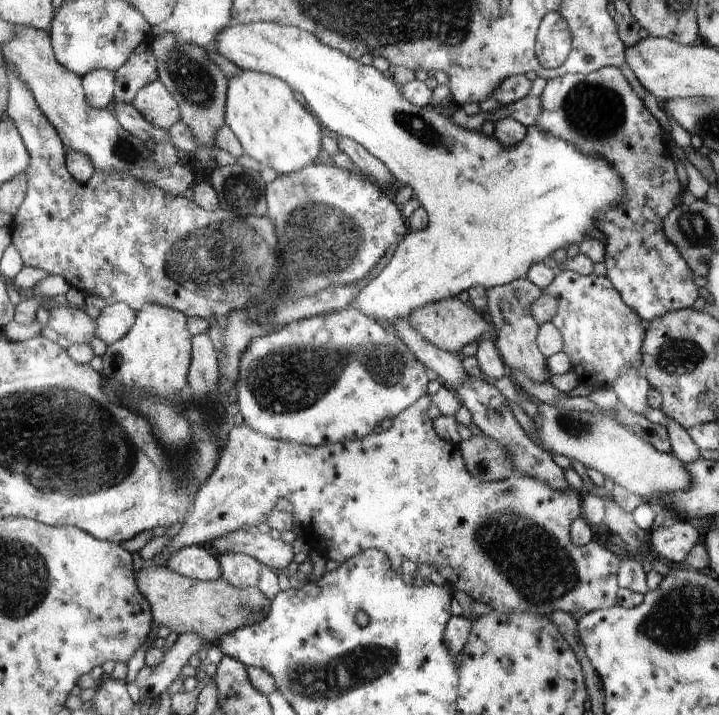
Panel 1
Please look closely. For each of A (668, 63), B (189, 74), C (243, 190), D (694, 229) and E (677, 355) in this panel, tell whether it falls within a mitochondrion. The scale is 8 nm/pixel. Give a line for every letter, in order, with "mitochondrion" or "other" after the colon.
A: other
B: mitochondrion
C: mitochondrion
D: mitochondrion
E: mitochondrion

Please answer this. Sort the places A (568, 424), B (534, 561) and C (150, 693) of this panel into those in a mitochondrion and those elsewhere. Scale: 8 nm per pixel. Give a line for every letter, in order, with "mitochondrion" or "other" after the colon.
A: mitochondrion
B: mitochondrion
C: other

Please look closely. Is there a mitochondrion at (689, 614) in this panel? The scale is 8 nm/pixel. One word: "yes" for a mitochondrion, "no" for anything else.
yes

